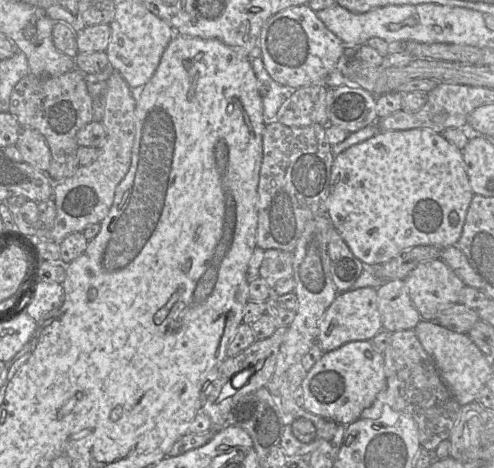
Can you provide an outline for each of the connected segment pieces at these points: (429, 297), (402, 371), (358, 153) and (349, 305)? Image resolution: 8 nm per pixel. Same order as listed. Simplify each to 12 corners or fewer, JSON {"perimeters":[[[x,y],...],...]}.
{"perimeters":[[[440,258],[404,279],[421,319],[455,304],[463,281]],[[413,330],[383,353],[384,405],[410,415],[423,449],[448,440],[461,406]],[[441,133],[334,157],[326,215],[377,265],[454,246],[473,196]],[[377,289],[338,293],[319,325],[326,353],[382,329]]]}

